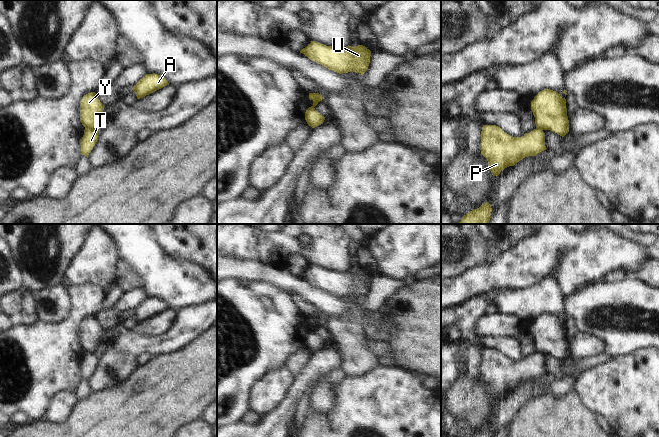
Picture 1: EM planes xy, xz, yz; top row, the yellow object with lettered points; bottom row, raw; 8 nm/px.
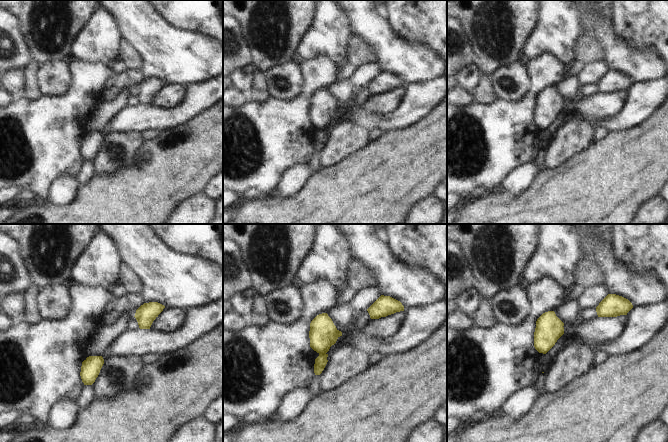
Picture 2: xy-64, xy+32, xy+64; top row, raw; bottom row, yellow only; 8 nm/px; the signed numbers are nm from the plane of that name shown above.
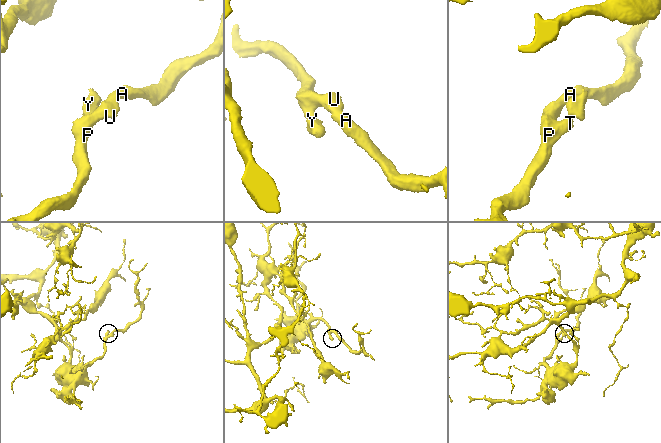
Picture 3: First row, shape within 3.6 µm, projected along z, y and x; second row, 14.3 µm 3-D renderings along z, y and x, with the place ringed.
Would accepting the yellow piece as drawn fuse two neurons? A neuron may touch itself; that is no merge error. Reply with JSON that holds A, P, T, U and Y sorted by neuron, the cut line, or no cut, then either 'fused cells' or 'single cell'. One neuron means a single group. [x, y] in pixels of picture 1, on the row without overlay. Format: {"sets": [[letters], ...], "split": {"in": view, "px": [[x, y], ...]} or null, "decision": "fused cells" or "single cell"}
{"sets": [["A", "P", "T", "U"], ["Y"]], "split": {"in": "xy", "px": [[85, 351], [97, 354]]}, "decision": "fused cells"}

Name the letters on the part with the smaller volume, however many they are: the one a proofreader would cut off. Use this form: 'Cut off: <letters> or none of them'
Cut off: Y.

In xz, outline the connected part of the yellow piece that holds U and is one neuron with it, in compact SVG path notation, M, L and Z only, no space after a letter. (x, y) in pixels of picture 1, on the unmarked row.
M311 265L300 277L339 298L355 296L363 299L369 290L371 275L363 269L336 272Z

